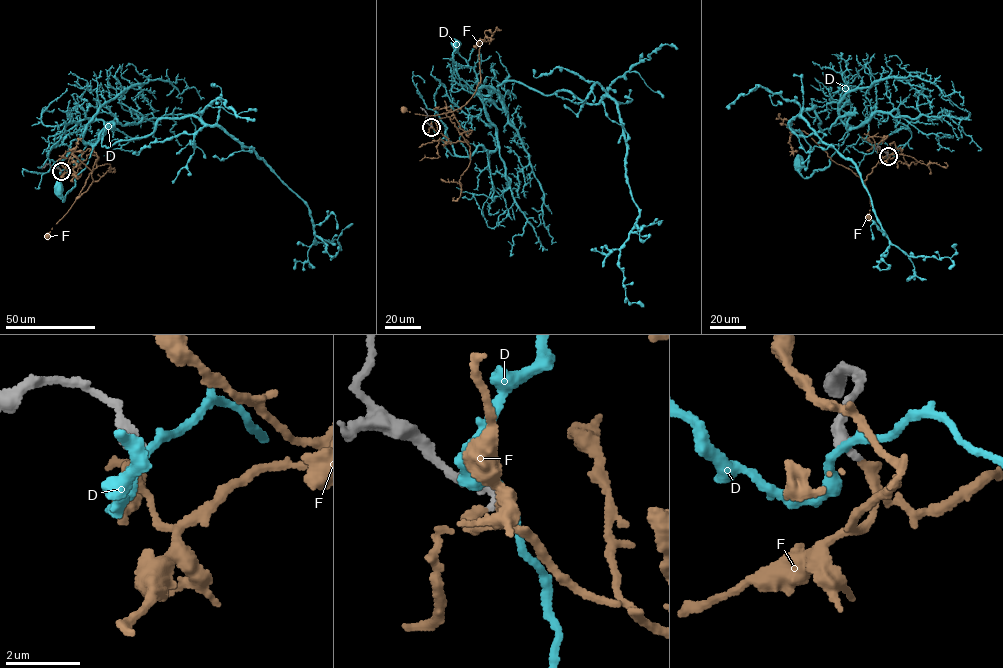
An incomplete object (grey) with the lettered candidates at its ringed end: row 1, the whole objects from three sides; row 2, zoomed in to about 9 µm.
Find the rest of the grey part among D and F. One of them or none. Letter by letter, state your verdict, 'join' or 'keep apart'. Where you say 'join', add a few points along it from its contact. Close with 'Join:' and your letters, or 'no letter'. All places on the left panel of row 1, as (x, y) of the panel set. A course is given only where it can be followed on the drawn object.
D: keep apart
F: join; course (61, 171), (63, 174), (88, 155), (99, 157), (75, 200), (47, 236)
Join: F

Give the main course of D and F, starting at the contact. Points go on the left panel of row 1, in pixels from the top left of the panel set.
D: (61, 171), (58, 162), (71, 141), (94, 141), (116, 118), (95, 143), (63, 201), (58, 187)
F: (61, 171), (63, 174), (88, 155), (99, 157), (75, 200), (47, 236)

